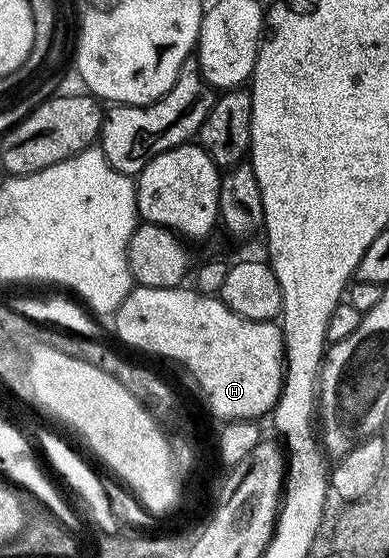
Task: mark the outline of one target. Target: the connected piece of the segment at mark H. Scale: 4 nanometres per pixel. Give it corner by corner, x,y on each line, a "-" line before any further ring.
135,285
131,289
130,295
120,304
120,308
112,315
114,322
114,330
118,333
118,338
126,346
131,346
134,350
143,350
146,354
159,354
162,358
175,358
179,362
181,369
193,376
196,376
200,382
200,388
206,402
210,405
210,410
216,417
221,420
261,420
266,414
269,415
274,409
274,405
278,403
278,398
282,394
282,382
286,379
286,343
282,340
282,327
274,322
257,322
256,320
248,320
244,316
240,316
236,312
229,310
217,296
207,296
199,293
194,288
175,288
173,290
165,290
164,288
148,288
147,286

